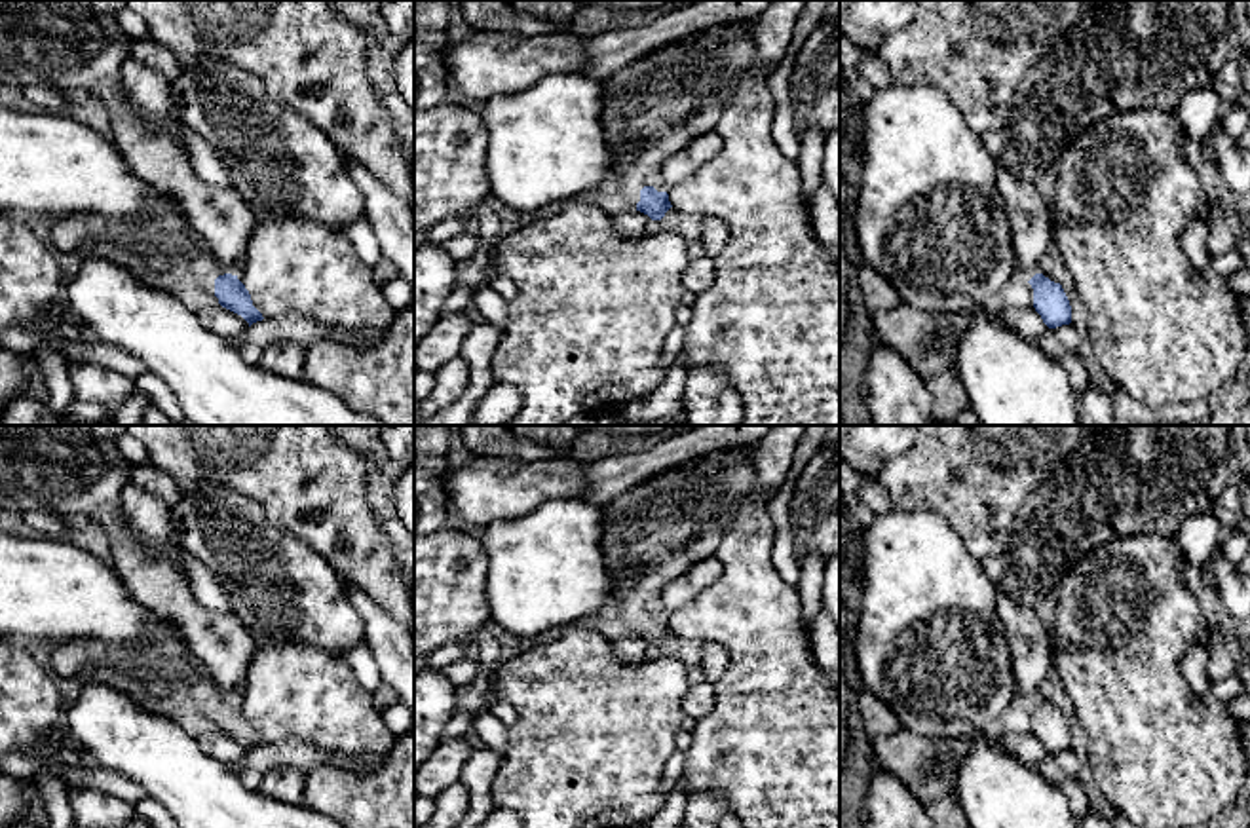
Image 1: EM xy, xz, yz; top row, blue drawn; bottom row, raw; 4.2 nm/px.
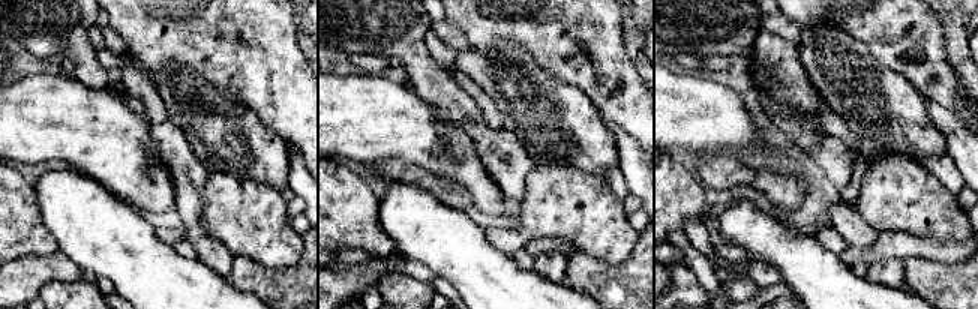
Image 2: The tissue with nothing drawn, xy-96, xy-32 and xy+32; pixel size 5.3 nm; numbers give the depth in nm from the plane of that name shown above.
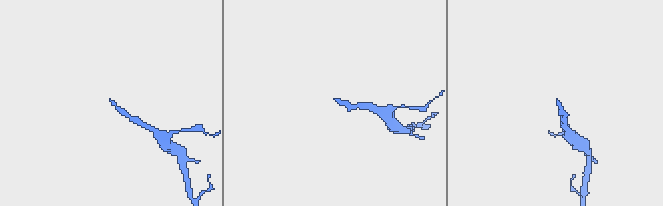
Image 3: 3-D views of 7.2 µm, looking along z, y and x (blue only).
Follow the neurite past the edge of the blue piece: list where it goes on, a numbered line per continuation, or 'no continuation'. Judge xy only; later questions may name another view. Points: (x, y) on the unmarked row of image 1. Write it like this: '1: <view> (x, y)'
1: xy (52, 591)

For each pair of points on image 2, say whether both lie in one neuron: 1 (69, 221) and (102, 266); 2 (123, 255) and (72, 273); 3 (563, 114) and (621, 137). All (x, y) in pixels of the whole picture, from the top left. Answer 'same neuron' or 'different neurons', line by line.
1: same neuron
2: different neurons
3: different neurons

